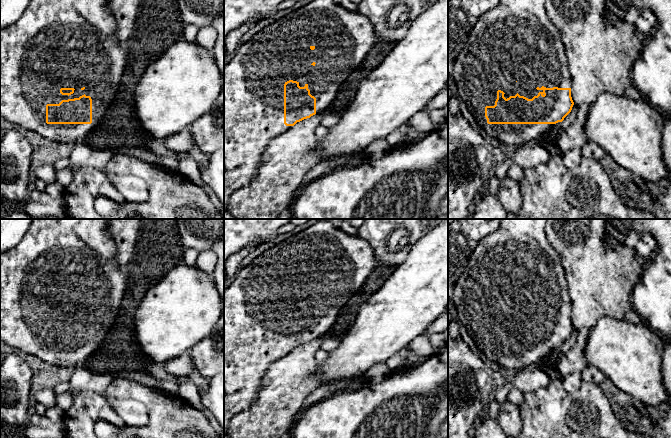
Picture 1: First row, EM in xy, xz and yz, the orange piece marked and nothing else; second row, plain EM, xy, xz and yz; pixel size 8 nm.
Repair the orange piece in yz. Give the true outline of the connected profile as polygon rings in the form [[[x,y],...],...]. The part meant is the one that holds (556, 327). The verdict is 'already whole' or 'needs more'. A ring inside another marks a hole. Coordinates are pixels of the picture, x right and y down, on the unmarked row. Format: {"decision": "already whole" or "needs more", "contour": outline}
{"decision": "needs more", "contour": [[[502,219],[499,228],[476,246],[463,274],[453,288],[453,302],[459,322],[487,359],[510,373],[543,359],[571,336],[571,321],[565,271],[546,234],[547,219]]]}

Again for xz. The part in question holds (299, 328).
{"decision": "needs more", "contour": [[[320,220],[304,231],[291,236],[278,245],[265,251],[255,258],[249,265],[239,269],[233,283],[224,291],[224,438],[231,438],[228,434],[228,425],[231,418],[247,410],[254,402],[261,386],[261,379],[268,368],[278,359],[288,355],[297,346],[320,338],[327,334],[336,317],[350,298],[355,296],[364,285],[372,272],[376,269],[378,261],[370,243],[359,236],[347,234],[326,220]]]}

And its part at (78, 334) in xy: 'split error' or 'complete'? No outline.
split error

